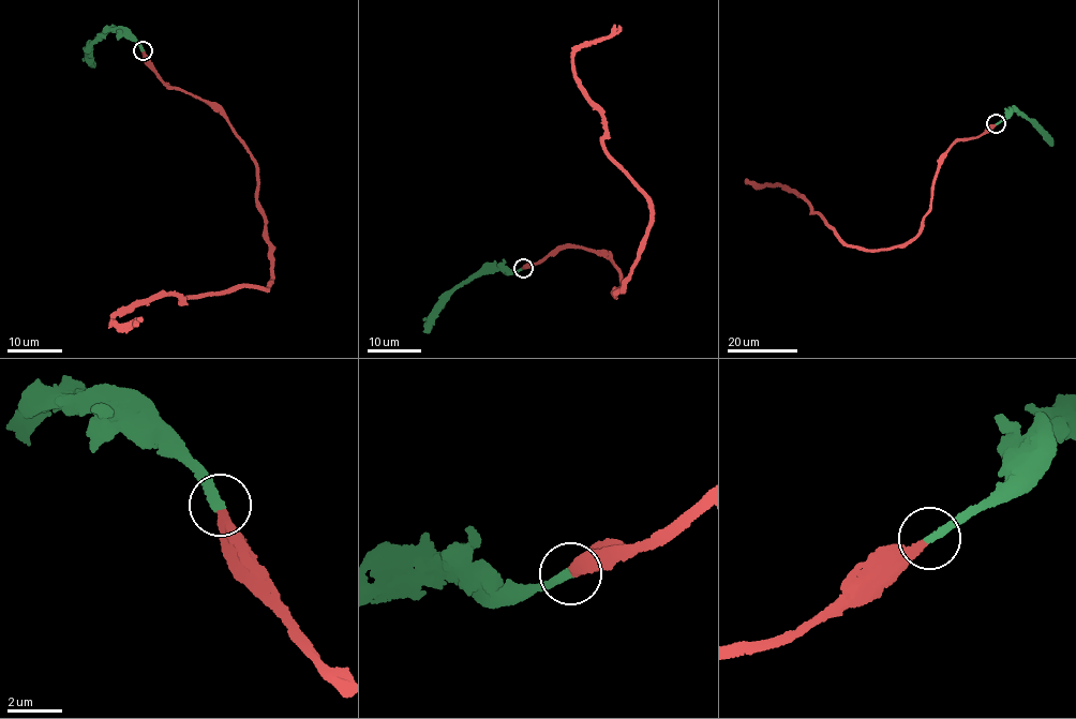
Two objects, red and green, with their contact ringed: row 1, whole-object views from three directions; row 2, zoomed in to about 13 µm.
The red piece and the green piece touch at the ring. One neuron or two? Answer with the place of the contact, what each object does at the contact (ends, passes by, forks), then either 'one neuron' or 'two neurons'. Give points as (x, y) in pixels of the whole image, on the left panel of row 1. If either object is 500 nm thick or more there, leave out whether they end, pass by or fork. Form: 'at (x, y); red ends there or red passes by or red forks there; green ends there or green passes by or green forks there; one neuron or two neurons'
at (143, 50); red ends there; green ends there; one neuron

